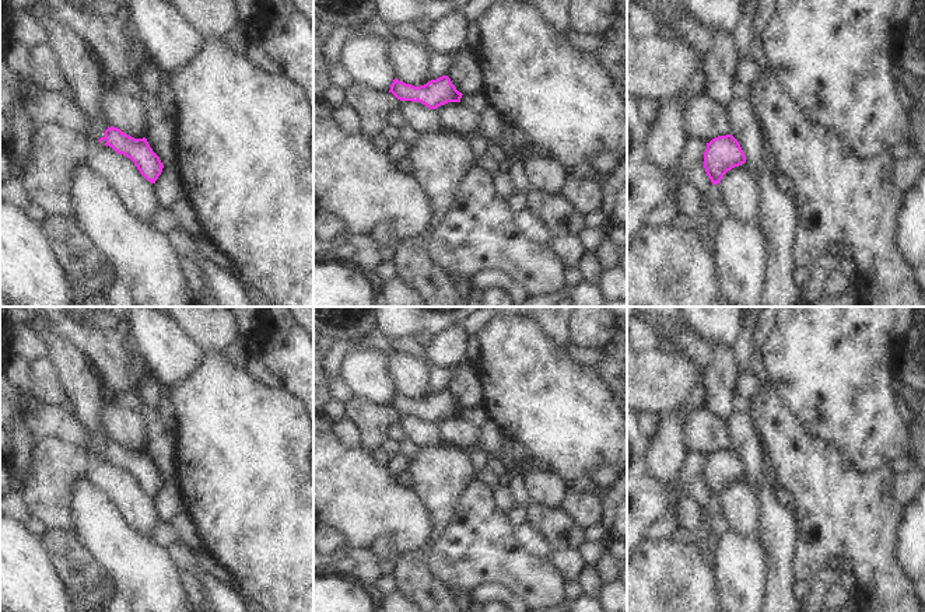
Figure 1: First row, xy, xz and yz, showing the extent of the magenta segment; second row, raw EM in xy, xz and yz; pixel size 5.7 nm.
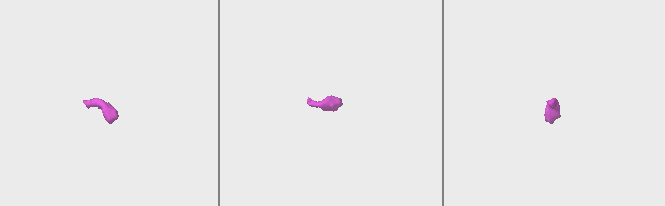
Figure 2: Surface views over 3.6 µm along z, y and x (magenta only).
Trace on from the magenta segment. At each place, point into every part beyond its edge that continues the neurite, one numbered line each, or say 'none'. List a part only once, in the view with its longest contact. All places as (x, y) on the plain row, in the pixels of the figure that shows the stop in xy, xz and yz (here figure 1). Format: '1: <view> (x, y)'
none

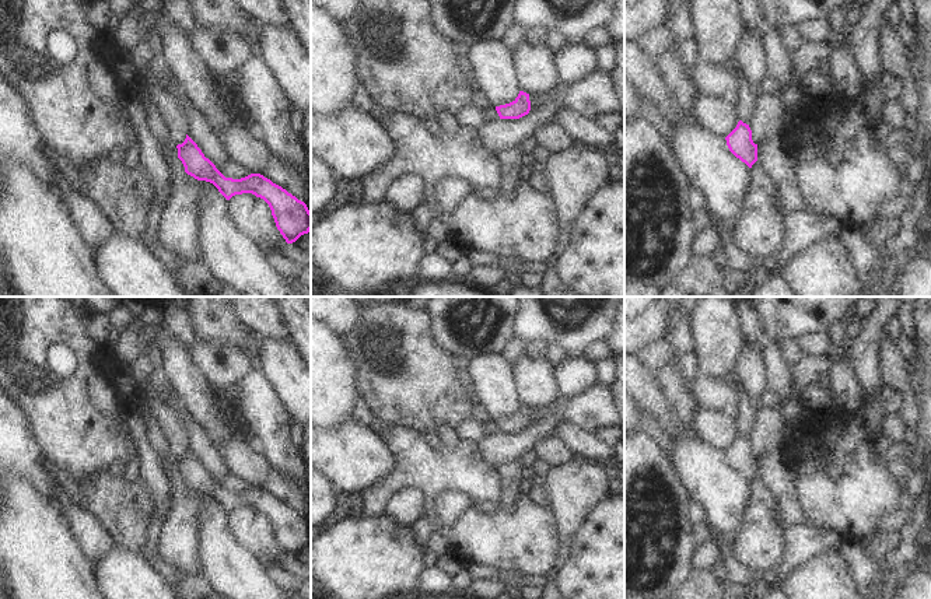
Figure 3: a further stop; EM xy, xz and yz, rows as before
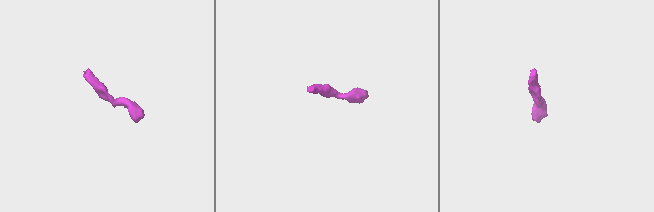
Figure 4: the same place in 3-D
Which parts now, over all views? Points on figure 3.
none

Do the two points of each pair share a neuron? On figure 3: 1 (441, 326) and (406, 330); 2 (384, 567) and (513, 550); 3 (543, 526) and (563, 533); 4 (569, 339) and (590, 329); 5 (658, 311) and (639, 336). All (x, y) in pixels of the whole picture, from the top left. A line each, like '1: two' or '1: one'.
1: two
2: two
3: two
4: one
5: one

